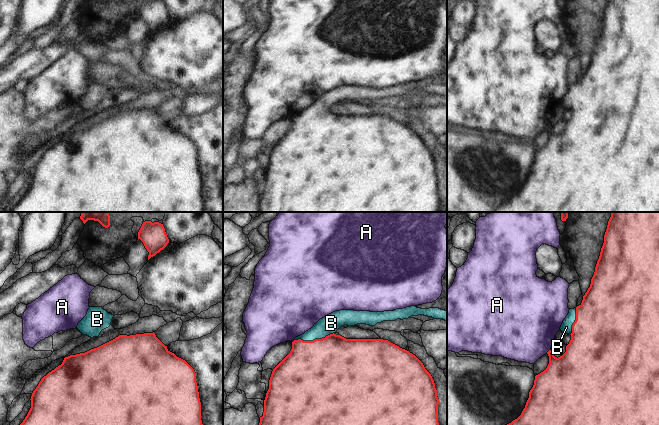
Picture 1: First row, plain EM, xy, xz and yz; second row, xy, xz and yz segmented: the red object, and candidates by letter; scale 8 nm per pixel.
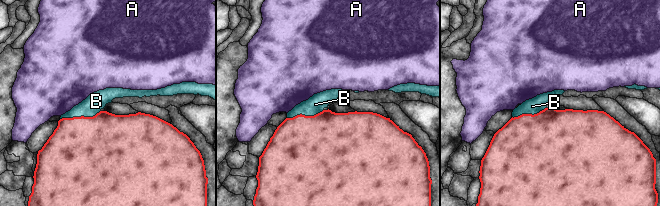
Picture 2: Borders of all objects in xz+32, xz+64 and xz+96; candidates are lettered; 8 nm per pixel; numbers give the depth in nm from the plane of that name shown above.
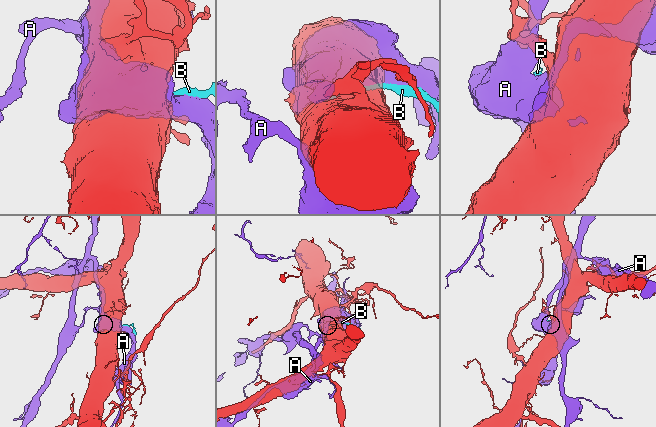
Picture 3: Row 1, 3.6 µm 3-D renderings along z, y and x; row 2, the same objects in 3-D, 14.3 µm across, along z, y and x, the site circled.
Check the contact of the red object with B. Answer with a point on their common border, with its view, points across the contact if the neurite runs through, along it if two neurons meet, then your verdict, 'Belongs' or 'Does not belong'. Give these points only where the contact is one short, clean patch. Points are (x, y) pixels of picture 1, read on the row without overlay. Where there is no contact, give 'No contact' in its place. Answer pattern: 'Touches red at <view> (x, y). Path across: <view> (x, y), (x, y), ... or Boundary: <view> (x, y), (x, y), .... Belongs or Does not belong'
Touches red at xz (313, 116). Path across: xz (321, 146), (318, 121), (313, 116), (331, 99). Belongs.

